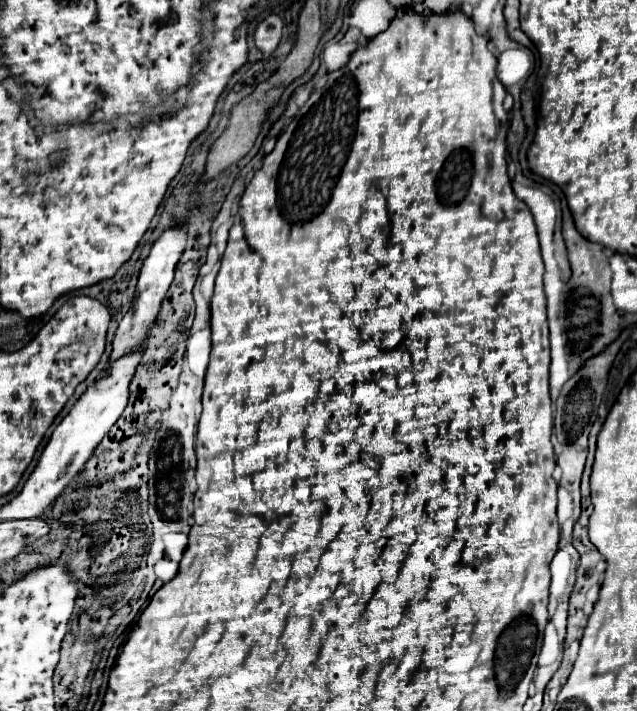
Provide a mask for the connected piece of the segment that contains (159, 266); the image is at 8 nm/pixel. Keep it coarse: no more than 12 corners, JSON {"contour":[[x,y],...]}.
{"contour":[[184,221],[152,245],[110,361],[144,343],[186,249]]}

